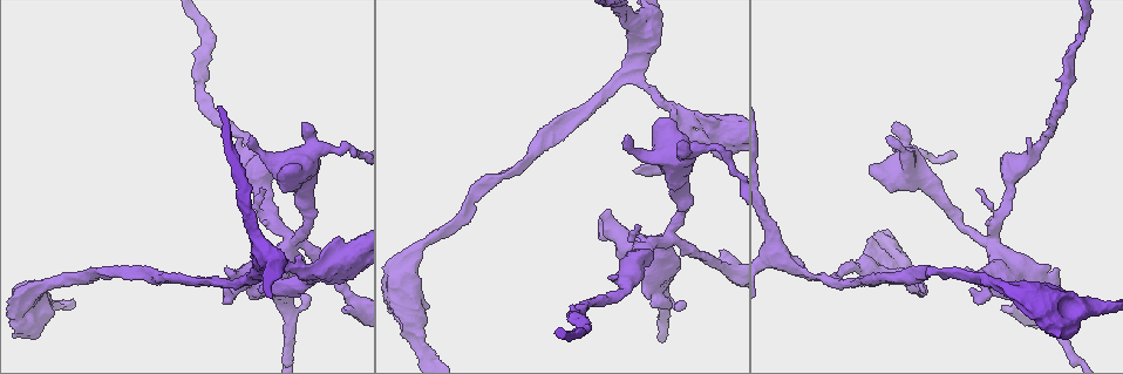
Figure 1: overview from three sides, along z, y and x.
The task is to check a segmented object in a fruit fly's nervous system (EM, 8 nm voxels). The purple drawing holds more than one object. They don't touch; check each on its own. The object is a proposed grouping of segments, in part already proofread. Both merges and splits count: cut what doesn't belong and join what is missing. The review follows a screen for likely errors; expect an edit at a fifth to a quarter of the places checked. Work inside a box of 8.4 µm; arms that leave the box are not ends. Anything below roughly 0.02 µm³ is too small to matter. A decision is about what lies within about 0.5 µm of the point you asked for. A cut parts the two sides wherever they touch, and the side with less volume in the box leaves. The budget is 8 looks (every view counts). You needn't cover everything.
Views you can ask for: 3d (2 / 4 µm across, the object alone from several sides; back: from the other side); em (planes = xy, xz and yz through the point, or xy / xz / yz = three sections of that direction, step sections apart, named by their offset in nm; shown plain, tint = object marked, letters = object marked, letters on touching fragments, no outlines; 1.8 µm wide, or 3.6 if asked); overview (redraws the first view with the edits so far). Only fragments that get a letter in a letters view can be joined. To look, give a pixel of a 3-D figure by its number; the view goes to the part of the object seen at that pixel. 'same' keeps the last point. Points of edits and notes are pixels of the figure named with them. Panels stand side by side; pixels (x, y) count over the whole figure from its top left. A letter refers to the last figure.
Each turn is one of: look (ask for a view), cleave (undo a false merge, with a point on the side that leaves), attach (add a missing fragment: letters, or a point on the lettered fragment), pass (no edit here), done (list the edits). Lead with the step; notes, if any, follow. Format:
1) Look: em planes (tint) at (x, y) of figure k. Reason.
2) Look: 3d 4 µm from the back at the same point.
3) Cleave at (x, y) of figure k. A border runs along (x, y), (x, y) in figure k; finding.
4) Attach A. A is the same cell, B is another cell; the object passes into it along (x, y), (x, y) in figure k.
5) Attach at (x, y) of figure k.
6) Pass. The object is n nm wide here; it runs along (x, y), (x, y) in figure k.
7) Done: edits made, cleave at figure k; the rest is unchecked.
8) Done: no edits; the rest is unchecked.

Look: 3d 4 µm at (421, 350) of figure 1. Thick turns thin.

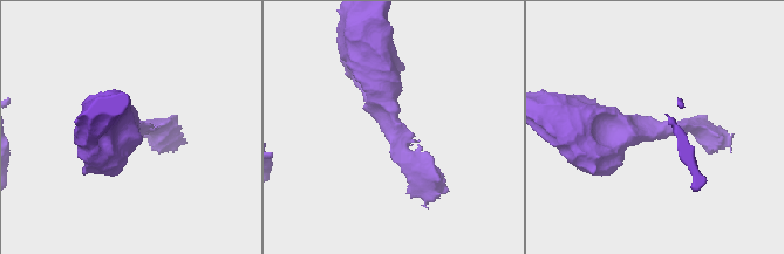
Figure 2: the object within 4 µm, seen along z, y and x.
Look: em xy step 4 (tint) at (655, 132) of figure 2. The arms are 200, 480 nm wide.

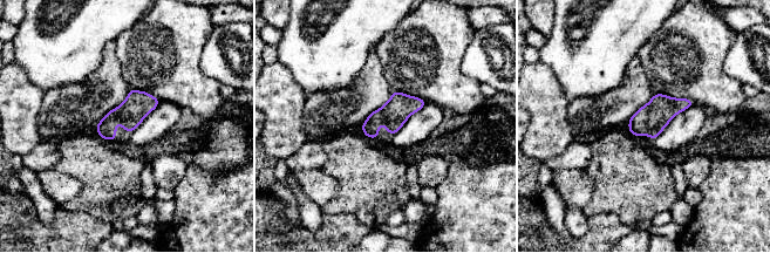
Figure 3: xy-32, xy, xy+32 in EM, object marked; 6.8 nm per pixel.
Look: em xz step 16 (letters) at the same point. Cut it another way.

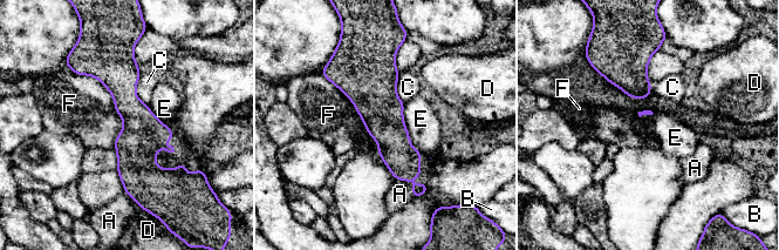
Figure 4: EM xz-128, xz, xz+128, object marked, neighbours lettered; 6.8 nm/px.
Pass. A, B, C, D, E and F are other cells; a border runs along (403, 102), (409, 141), (421, 153) in figure 4; continuous, no second neuron.

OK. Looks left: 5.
Look: em 3.6 µm planes (letters) at (828, 277) of figure 1. Arms part here.

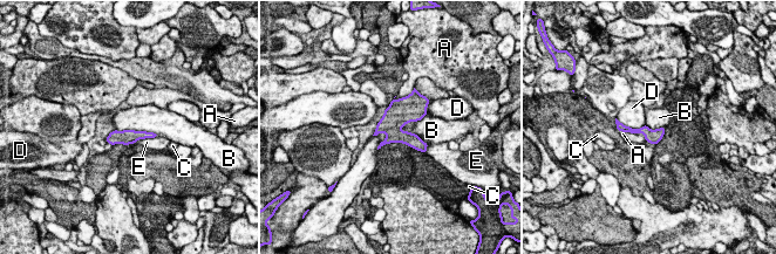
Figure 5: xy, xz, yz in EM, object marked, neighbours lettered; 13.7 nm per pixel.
Pass. The object is 190 nm wide here; A, B, C, D and E are other cells; it runs along (150, 135), (114, 137), (109, 139) in figure 5; continuous, no second neuron.

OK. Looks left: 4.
Look: em planes (letters) at (305, 295) of figure 1. An open end.

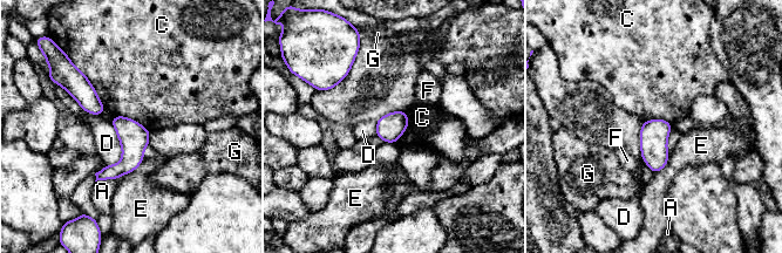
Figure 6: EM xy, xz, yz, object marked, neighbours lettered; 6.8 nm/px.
Pass. A, C, D, E, F and G are other cells; a border runs along (76, 67), (94, 88), (104, 110) in figure 6; none of them fits.

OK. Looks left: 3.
Done: no edits; the rest is unchecked.

